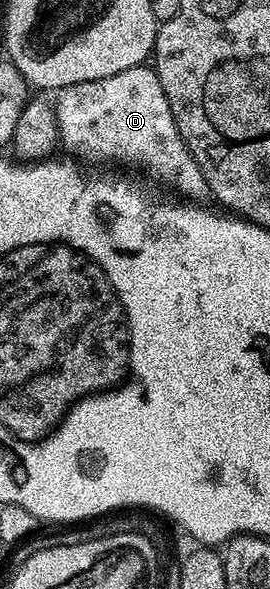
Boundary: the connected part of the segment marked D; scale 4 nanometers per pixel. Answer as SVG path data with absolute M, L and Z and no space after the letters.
M151 65L126 68L126 72L102 80L65 86L55 95L54 105L60 142L63 149L65 146L70 153L77 154L72 155L77 159L152 166L162 181L176 186L180 193L177 195L188 200L200 200L208 194L204 173L178 132L162 80L158 80Z

